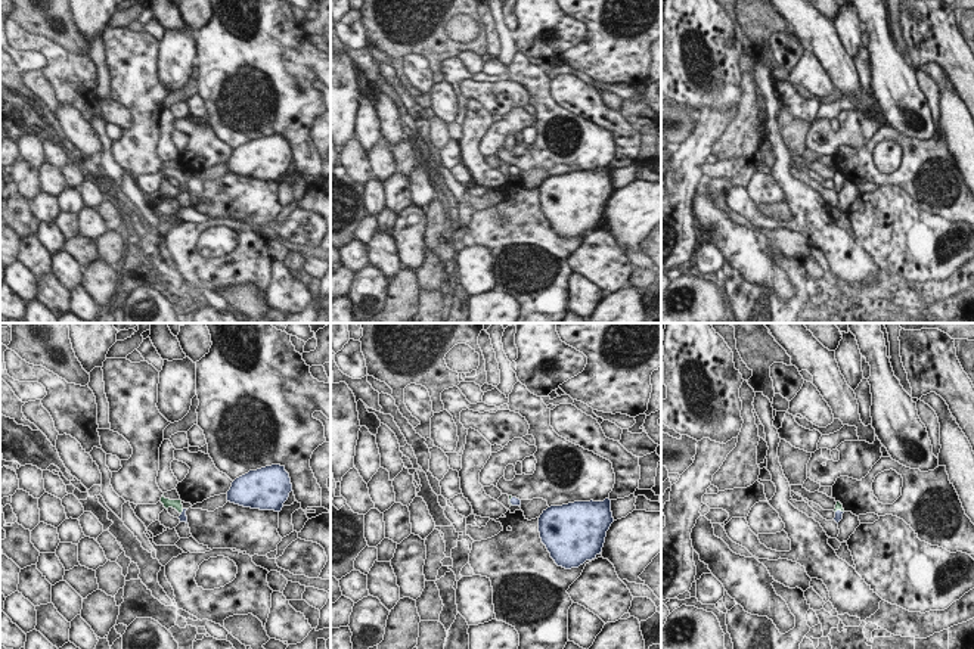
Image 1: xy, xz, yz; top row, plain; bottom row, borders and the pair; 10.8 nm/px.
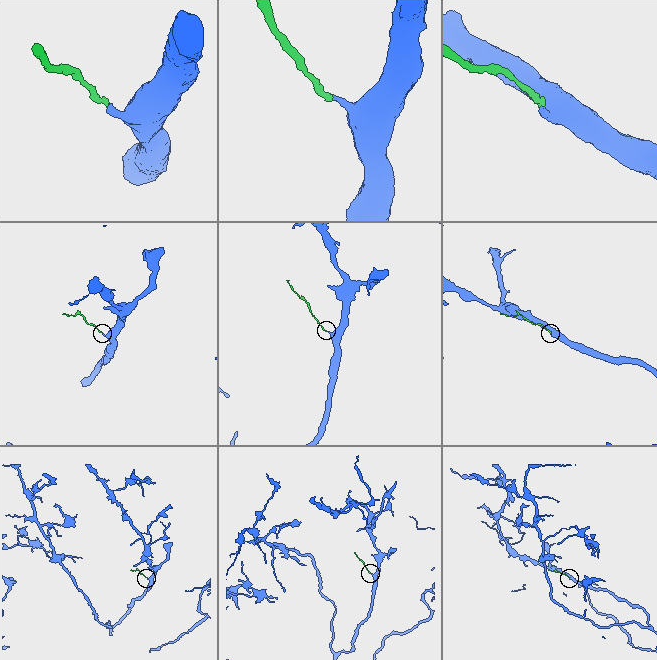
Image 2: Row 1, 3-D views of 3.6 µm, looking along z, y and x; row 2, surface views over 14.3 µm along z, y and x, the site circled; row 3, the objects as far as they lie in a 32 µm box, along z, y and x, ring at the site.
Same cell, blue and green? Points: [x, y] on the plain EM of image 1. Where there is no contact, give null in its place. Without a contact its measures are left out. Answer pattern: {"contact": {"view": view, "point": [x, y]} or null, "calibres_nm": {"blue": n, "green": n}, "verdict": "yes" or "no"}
{"contact": {"view": "yz", "point": [838, 180]}, "calibres_nm": {"blue": 100, "green": 90}, "verdict": "yes"}

